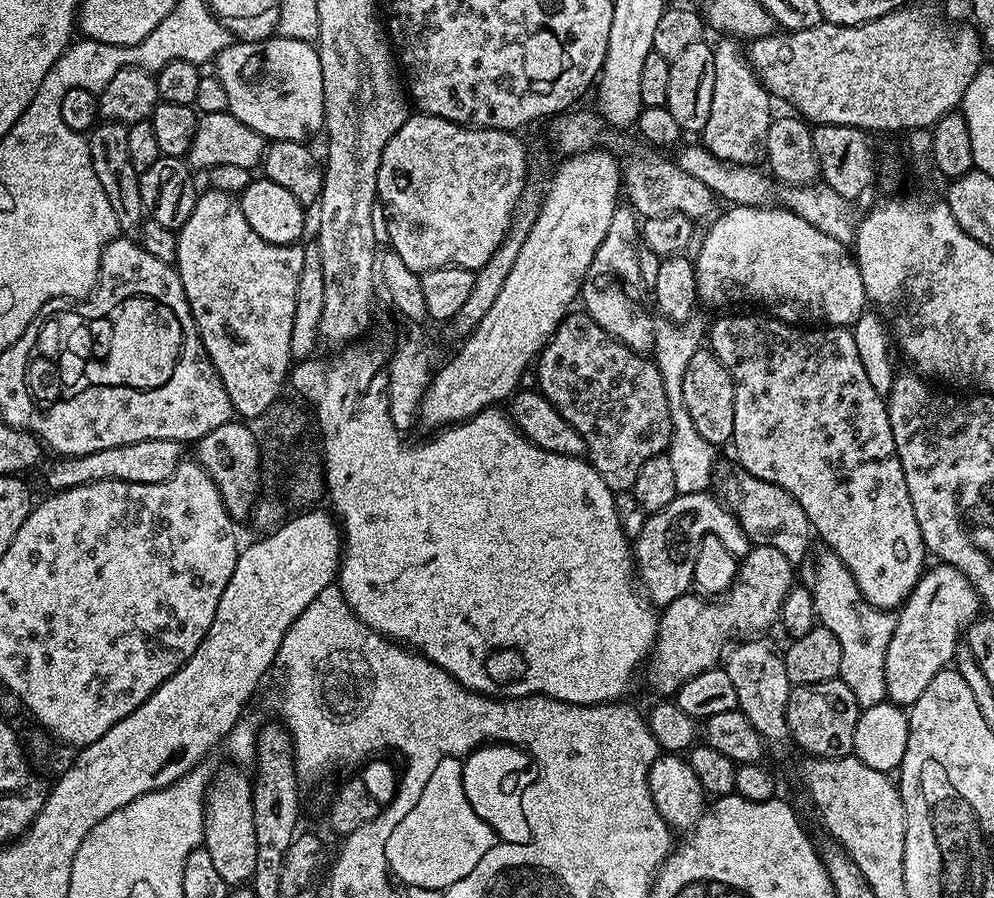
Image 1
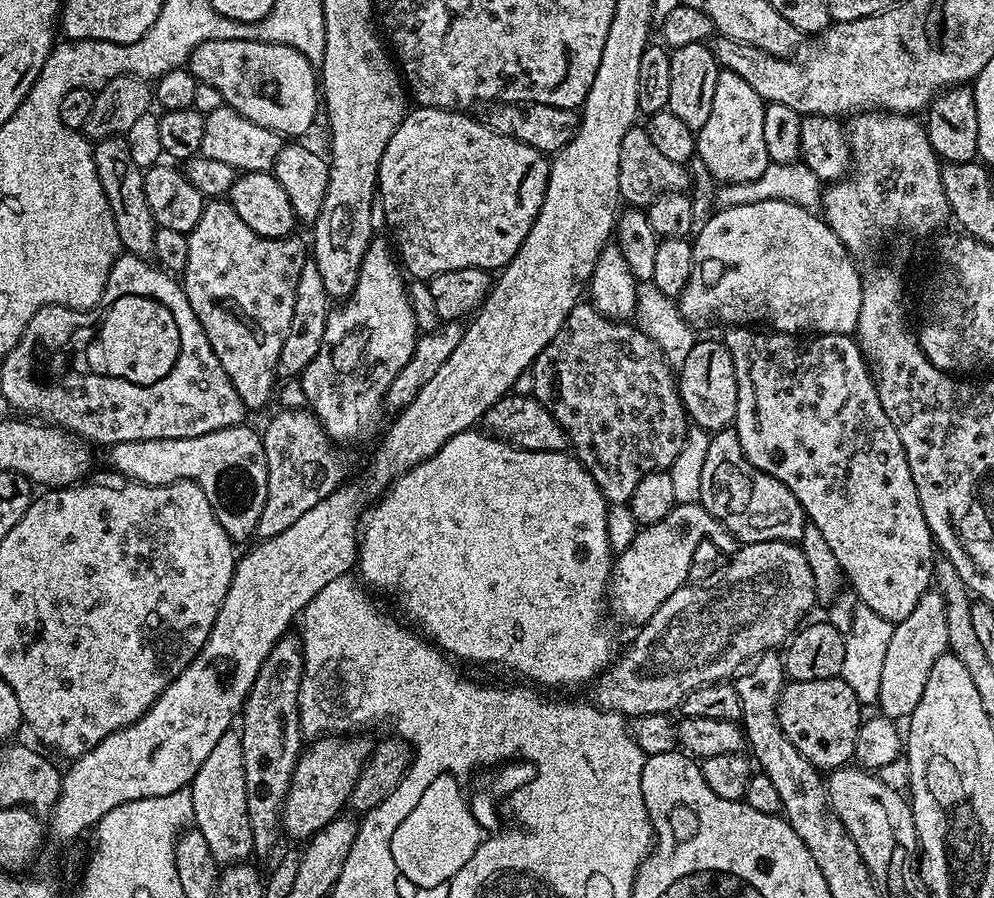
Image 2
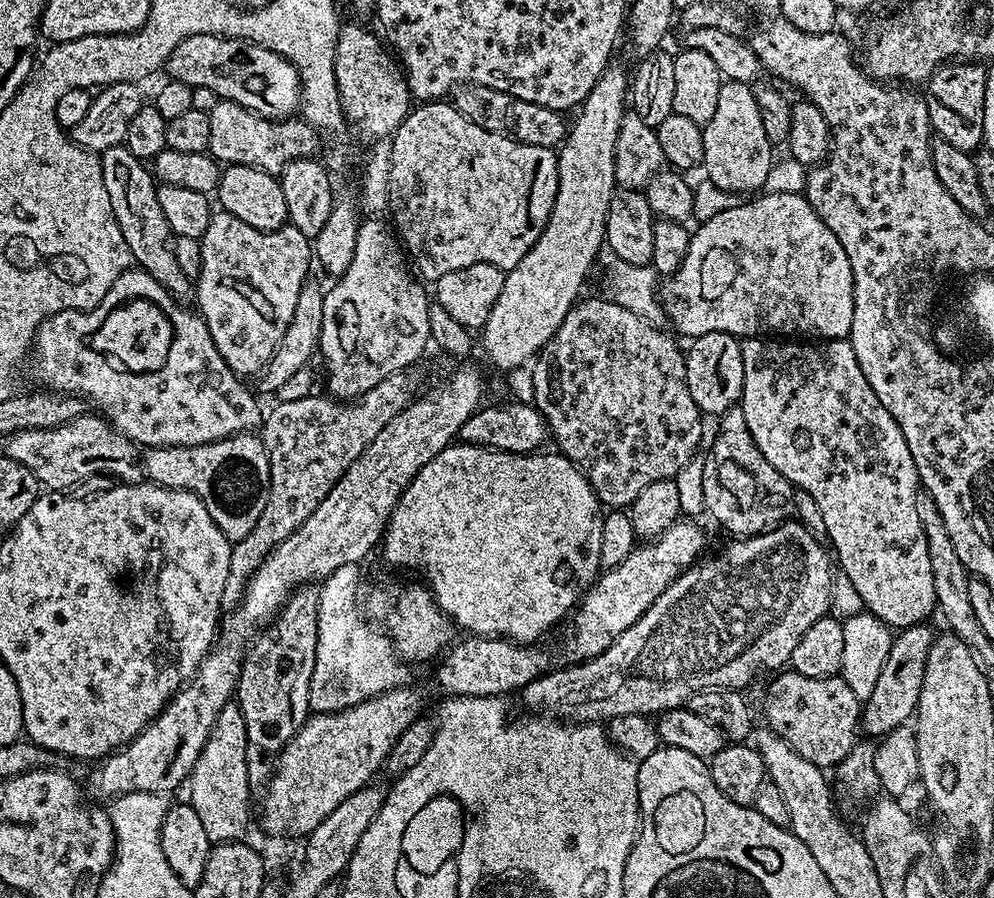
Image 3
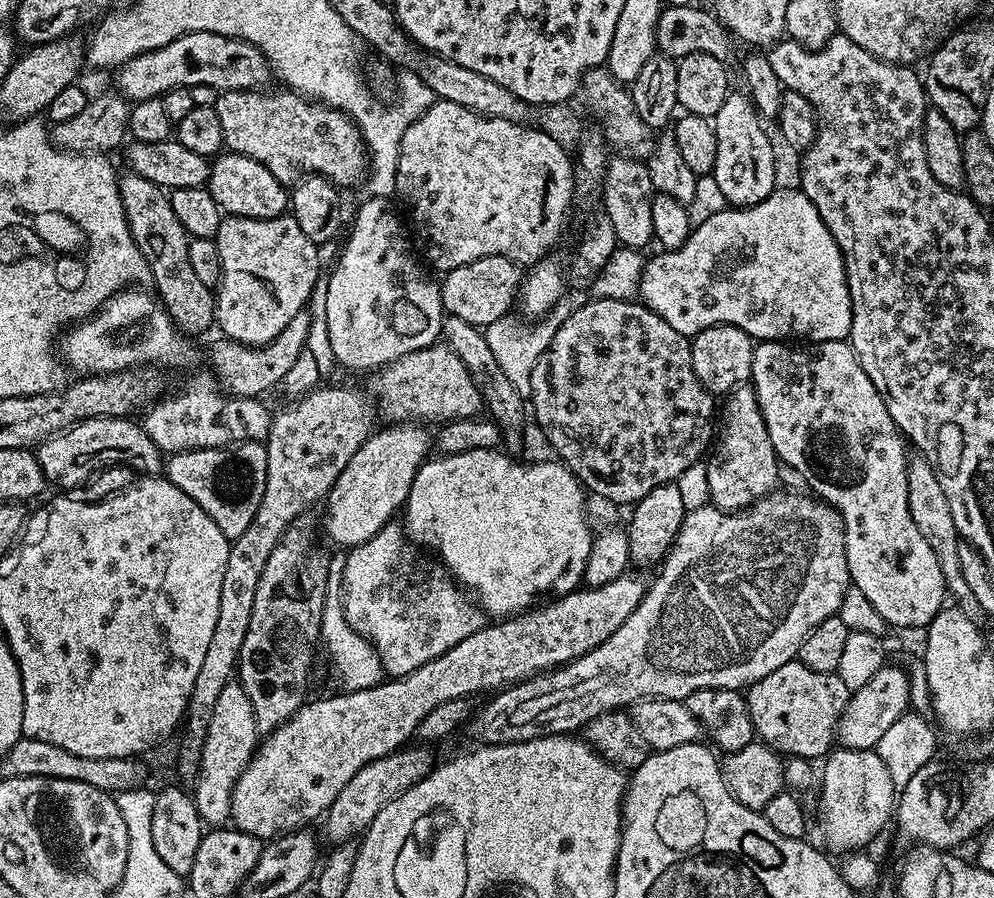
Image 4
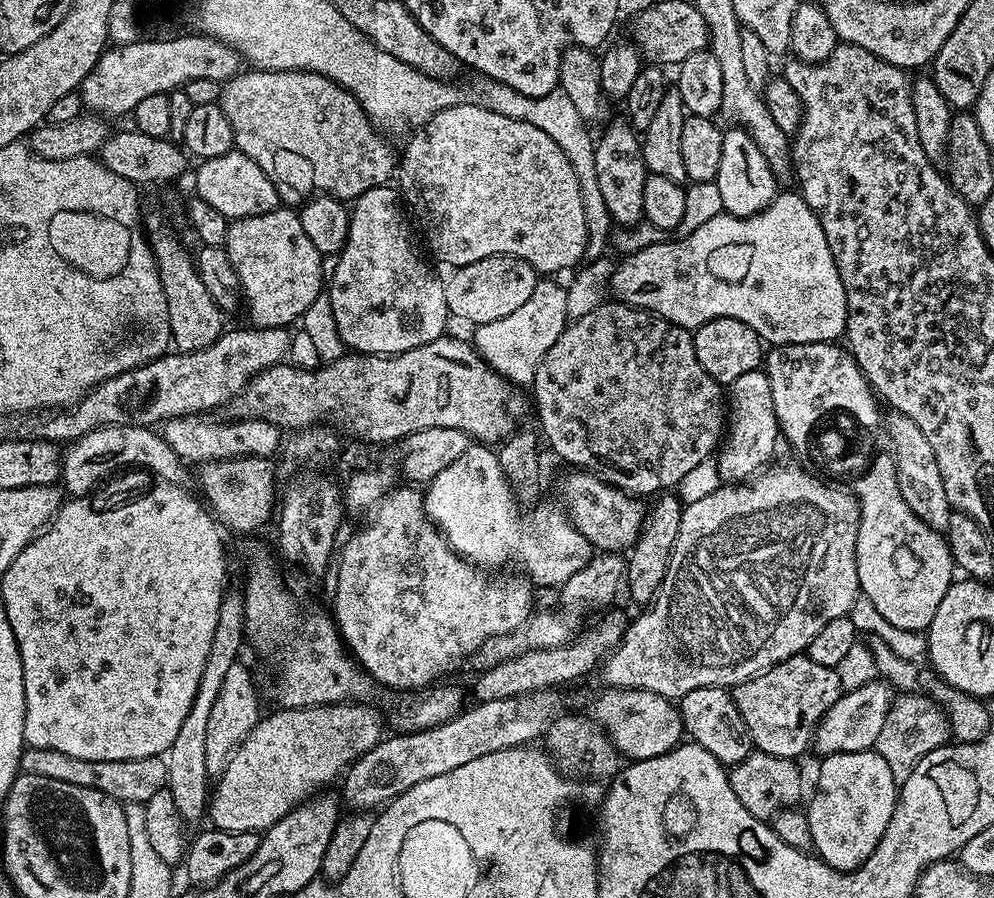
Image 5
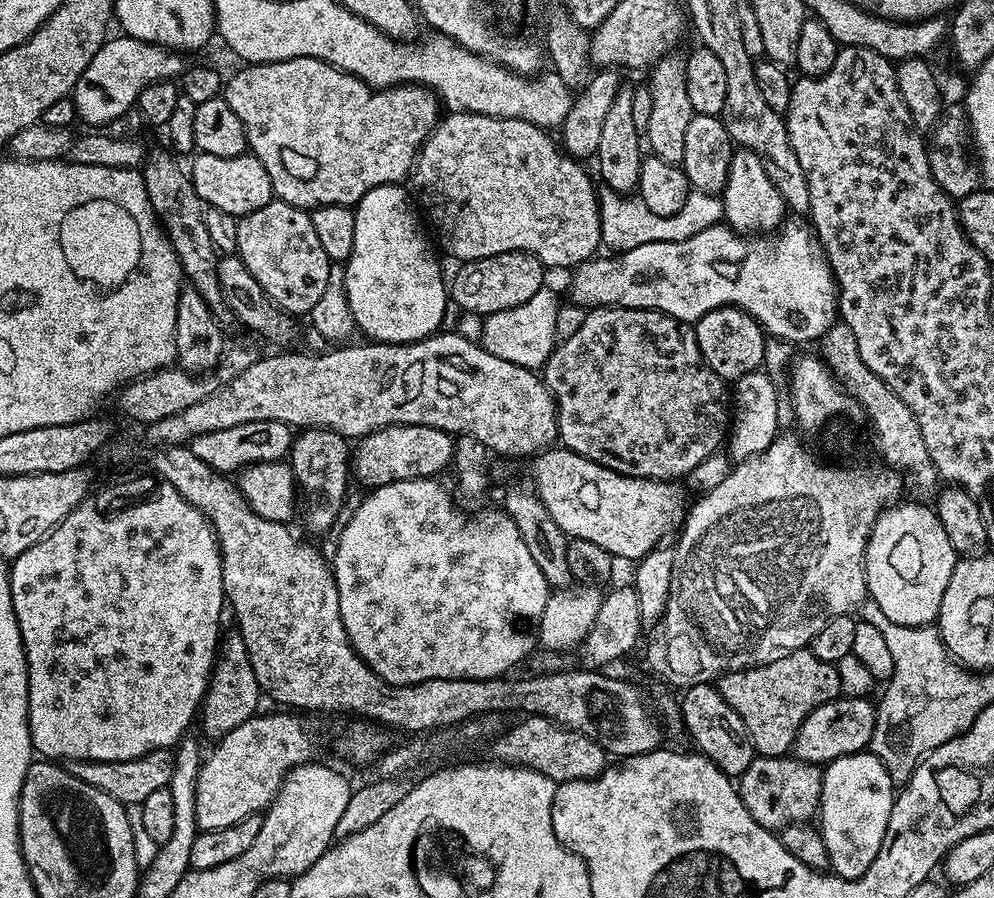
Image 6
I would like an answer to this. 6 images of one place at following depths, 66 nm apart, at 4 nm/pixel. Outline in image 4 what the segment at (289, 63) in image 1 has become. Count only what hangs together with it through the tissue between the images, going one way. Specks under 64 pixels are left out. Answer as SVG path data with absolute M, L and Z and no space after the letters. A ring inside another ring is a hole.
M187 32L182 34L182 38L174 38L166 46L162 46L153 52L147 52L141 56L136 56L130 62L126 62L115 73L116 84L119 95L129 102L163 97L165 92L175 88L186 88L191 90L194 86L210 86L215 88L217 93L221 92L250 92L260 90L265 87L268 79L273 79L274 73L268 66L268 60L252 44L244 40L235 40L222 34L213 32Z

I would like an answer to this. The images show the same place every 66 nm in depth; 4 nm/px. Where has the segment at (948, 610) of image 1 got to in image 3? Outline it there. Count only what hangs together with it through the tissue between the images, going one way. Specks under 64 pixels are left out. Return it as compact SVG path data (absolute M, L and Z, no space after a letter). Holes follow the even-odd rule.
M927 623L915 624L903 629L893 639L892 649L886 658L886 666L882 666L882 674L878 674L878 683L874 685L874 694L862 708L862 728L876 738L883 738L889 732L907 725L916 715L916 707L920 701L922 678L928 651L934 639L934 632L928 629Z

